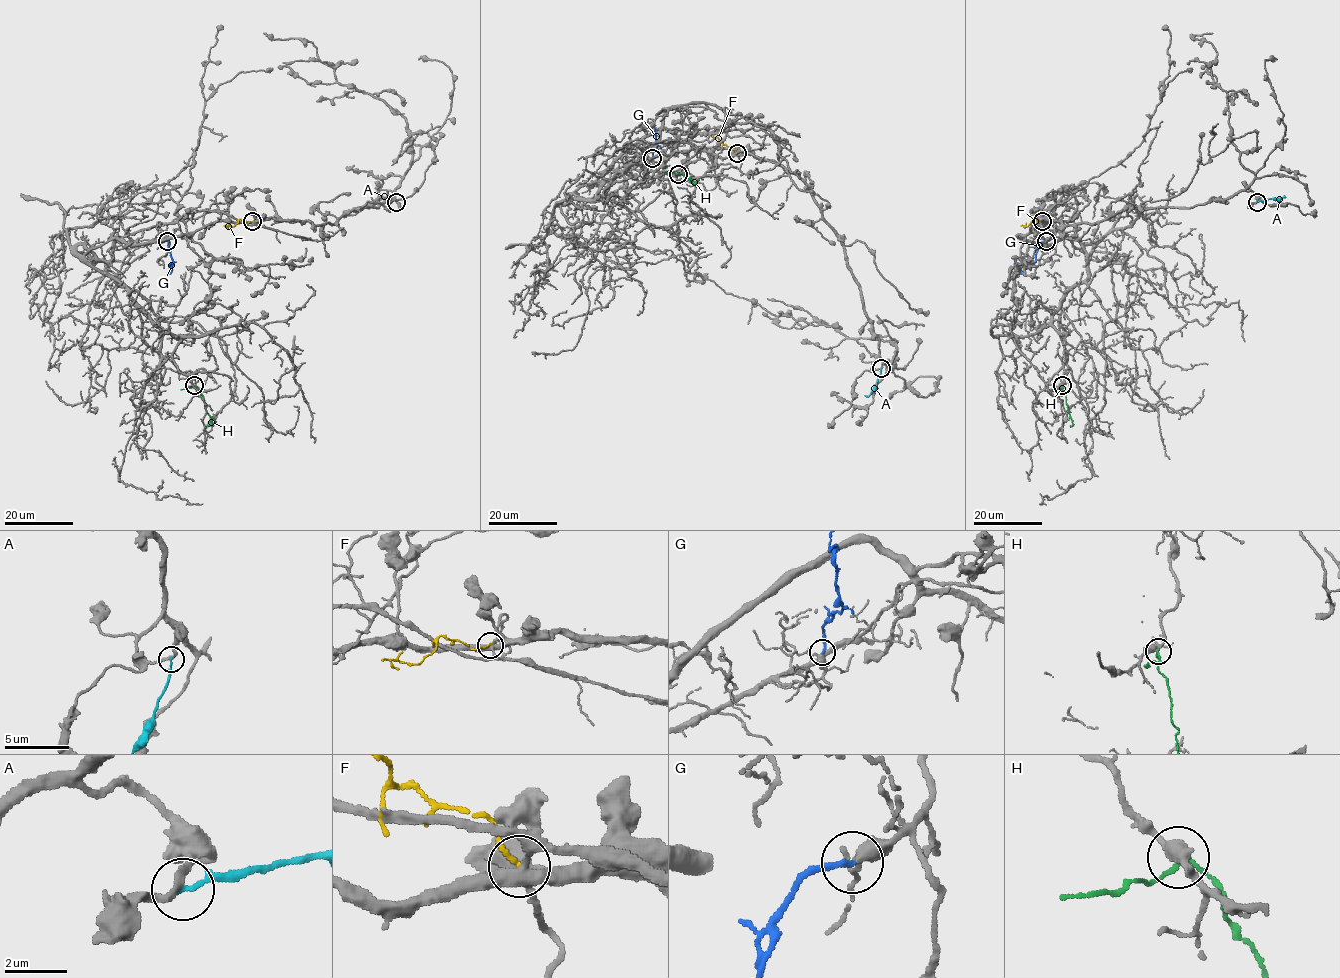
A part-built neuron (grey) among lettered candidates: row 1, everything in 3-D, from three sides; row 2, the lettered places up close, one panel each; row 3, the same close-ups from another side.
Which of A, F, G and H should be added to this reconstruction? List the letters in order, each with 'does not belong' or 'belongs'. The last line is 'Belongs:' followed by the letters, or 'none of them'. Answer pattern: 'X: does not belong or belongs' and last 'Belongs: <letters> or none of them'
A: does not belong
F: does not belong
G: belongs
H: does not belong
Belongs: G

